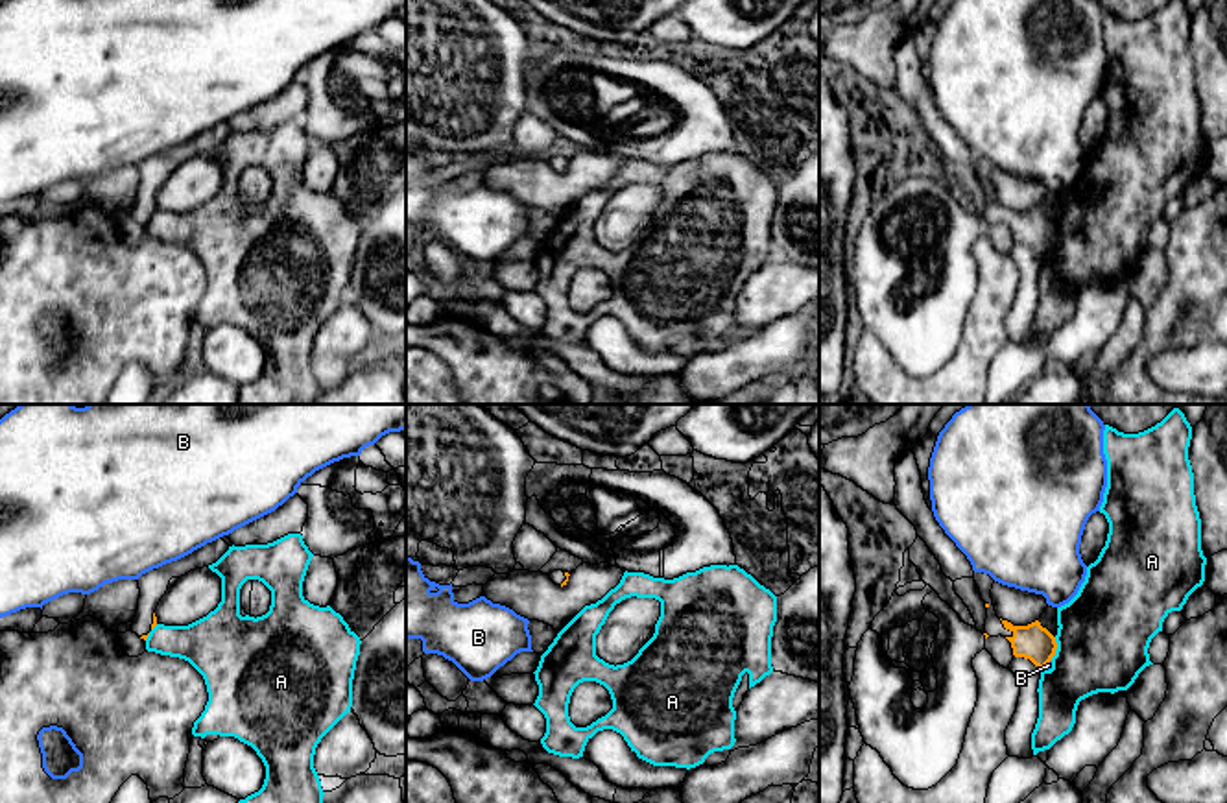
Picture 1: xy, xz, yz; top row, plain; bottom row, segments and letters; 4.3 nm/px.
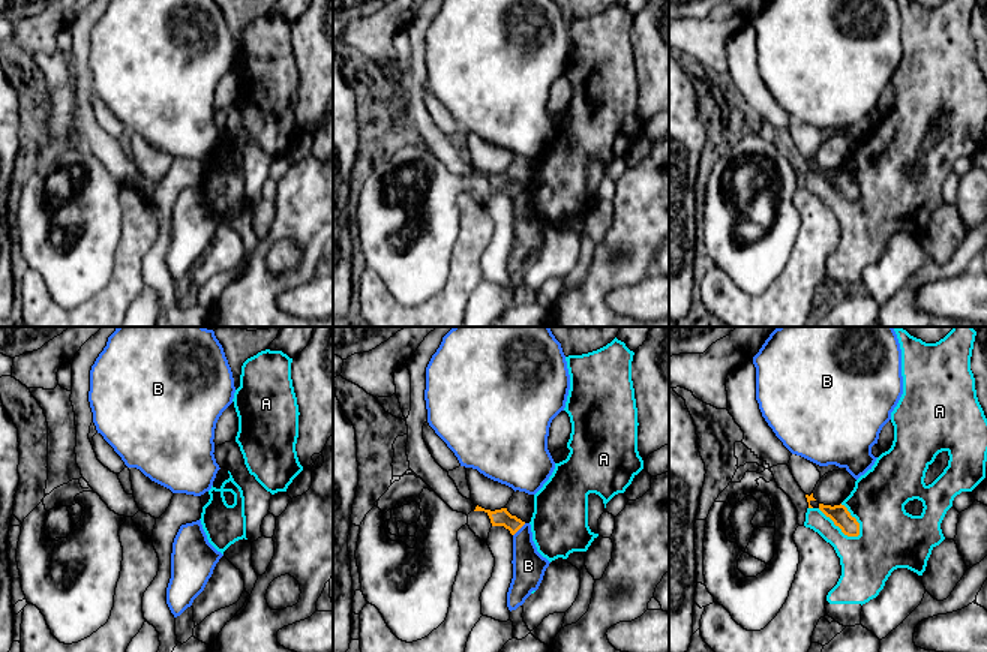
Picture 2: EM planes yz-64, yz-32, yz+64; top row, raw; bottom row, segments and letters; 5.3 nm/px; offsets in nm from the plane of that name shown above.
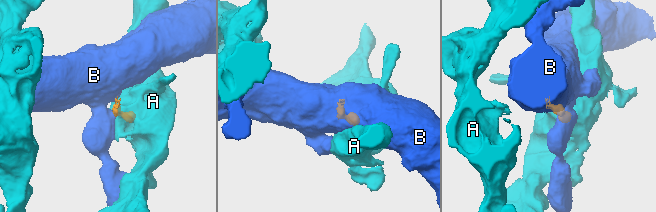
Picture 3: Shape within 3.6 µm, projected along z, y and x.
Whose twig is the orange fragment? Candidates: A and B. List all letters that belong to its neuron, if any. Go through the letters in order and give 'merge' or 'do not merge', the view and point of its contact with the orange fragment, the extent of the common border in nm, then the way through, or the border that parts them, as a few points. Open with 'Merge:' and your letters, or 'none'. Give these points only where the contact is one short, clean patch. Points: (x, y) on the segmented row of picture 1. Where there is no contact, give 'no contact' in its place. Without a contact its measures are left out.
Merge: none
A: do not merge; contact yz (1056, 648); length 110 nm
B: do not merge; contact yz (1045, 665); length 60 nm; border yz (1050, 659), (1041, 669)

